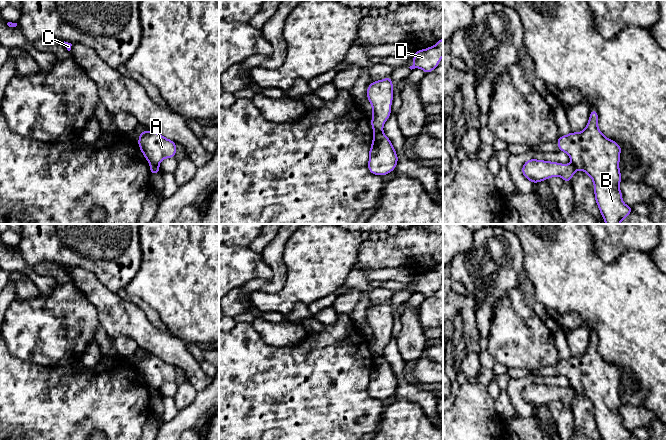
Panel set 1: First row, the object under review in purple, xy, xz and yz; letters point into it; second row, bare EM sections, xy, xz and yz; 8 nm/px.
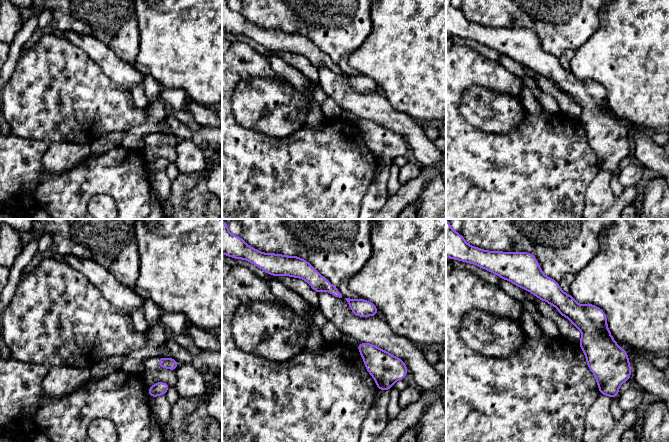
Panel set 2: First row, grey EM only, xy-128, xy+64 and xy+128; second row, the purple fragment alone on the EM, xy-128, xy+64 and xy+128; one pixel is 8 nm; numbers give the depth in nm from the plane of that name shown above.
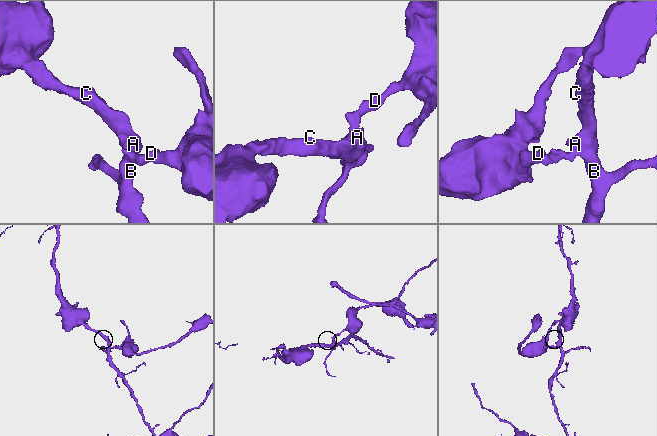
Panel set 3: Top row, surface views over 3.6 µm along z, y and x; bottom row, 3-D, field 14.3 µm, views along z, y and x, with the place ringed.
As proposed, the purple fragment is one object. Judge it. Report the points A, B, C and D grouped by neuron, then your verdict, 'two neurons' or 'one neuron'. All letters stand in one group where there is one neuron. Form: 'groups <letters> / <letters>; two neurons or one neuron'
groups A B C / D; two neurons

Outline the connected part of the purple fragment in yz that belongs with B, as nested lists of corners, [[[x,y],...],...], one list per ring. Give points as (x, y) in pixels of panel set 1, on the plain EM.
[[[590,334],[590,342],[582,356],[570,356],[560,360],[557,364],[558,373],[568,378],[576,394],[584,395],[593,404],[595,425],[602,440],[629,440],[632,431],[622,425],[622,416],[619,413],[621,397],[619,393],[621,370],[615,365],[606,362],[598,352],[598,337]]]

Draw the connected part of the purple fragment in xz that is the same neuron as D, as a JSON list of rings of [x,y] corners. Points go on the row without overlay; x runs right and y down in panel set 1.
[[[443,261],[436,269],[416,275],[413,280],[414,288],[409,292],[420,292],[426,298],[433,295],[443,281]]]

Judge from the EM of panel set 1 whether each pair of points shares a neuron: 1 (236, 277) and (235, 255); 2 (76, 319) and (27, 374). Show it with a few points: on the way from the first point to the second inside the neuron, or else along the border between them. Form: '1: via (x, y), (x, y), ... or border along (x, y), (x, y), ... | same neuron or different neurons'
1: via (235, 272), (235, 260) | same neuron
2: border along (14, 357), (40, 365), (60, 367) | different neurons

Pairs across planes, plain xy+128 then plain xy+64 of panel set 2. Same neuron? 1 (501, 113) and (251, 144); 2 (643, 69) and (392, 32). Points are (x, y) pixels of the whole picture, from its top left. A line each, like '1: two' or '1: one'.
1: two
2: one

